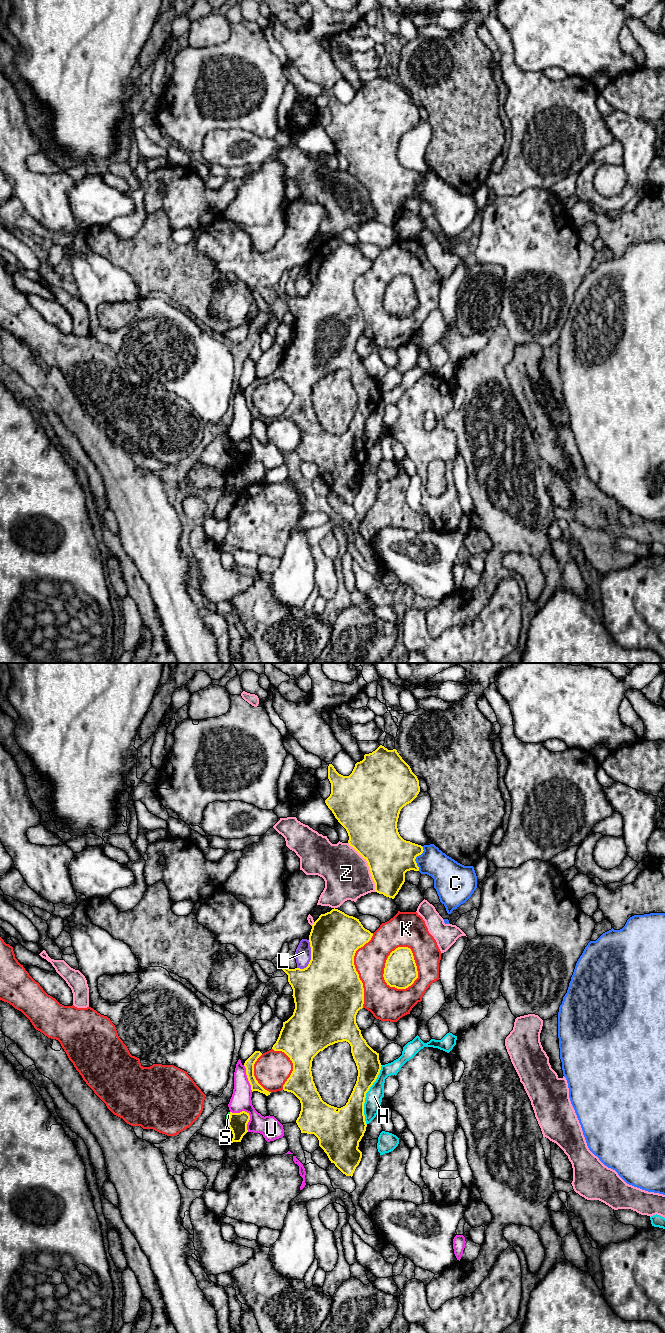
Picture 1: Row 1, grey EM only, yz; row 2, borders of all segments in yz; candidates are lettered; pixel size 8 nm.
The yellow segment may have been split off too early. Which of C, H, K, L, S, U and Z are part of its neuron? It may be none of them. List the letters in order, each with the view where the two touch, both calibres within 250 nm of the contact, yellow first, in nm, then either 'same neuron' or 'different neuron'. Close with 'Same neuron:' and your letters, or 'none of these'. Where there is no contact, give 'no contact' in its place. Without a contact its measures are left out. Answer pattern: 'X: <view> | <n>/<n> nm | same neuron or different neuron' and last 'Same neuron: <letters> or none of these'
C: yz | 360/220 nm | different neuron
H: yz | 260/130 nm | different neuron
K: yz | 260/260 nm | different neuron
L: yz | 460/130 nm | different neuron
S: yz | 150/30 nm | different neuron
U: yz | 150/170 nm | different neuron
Z: yz | 380/380 nm | different neuron
Same neuron: none of these

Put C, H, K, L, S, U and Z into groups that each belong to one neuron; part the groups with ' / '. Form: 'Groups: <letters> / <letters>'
Groups: C / H / K / L / S / U / Z

